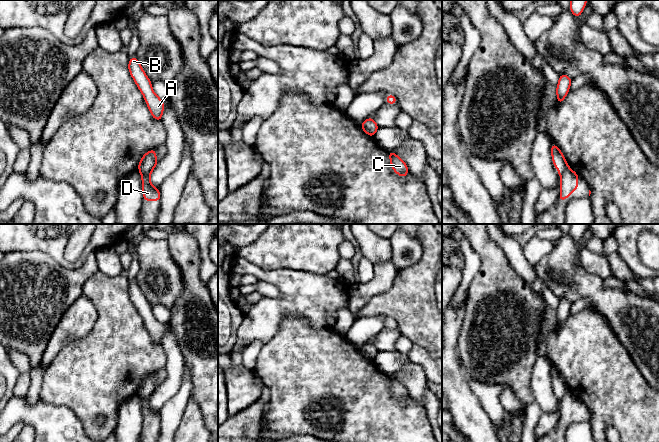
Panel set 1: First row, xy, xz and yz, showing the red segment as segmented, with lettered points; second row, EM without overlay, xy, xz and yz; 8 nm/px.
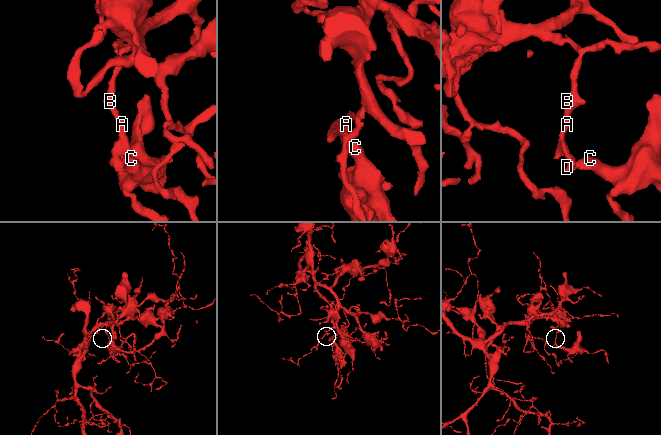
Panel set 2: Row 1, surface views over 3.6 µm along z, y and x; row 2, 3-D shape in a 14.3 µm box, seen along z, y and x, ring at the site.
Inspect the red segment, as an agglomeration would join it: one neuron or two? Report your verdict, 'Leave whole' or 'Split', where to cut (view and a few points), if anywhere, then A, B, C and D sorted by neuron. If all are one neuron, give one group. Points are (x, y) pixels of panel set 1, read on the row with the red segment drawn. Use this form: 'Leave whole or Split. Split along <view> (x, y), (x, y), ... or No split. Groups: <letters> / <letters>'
Split. Split along yz (567, 166), (560, 175). Groups: A B / C D

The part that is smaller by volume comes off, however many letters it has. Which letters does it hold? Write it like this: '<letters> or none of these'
C, D

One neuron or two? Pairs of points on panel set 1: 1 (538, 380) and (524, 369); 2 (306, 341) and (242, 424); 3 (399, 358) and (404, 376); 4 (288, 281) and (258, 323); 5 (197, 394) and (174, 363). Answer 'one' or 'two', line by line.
1: two
2: two
3: two
4: one
5: two

